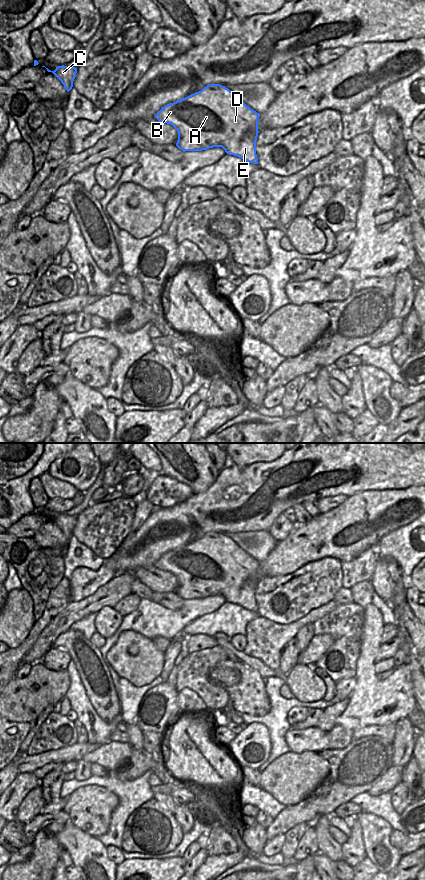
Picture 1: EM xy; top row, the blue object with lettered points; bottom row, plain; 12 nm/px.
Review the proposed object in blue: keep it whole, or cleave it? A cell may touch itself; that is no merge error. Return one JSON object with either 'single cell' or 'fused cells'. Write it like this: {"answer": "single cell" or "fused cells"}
{"answer": "single cell"}

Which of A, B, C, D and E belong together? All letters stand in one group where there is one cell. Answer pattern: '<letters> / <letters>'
A B C D E

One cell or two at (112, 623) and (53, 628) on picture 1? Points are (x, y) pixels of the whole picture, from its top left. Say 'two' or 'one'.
two

